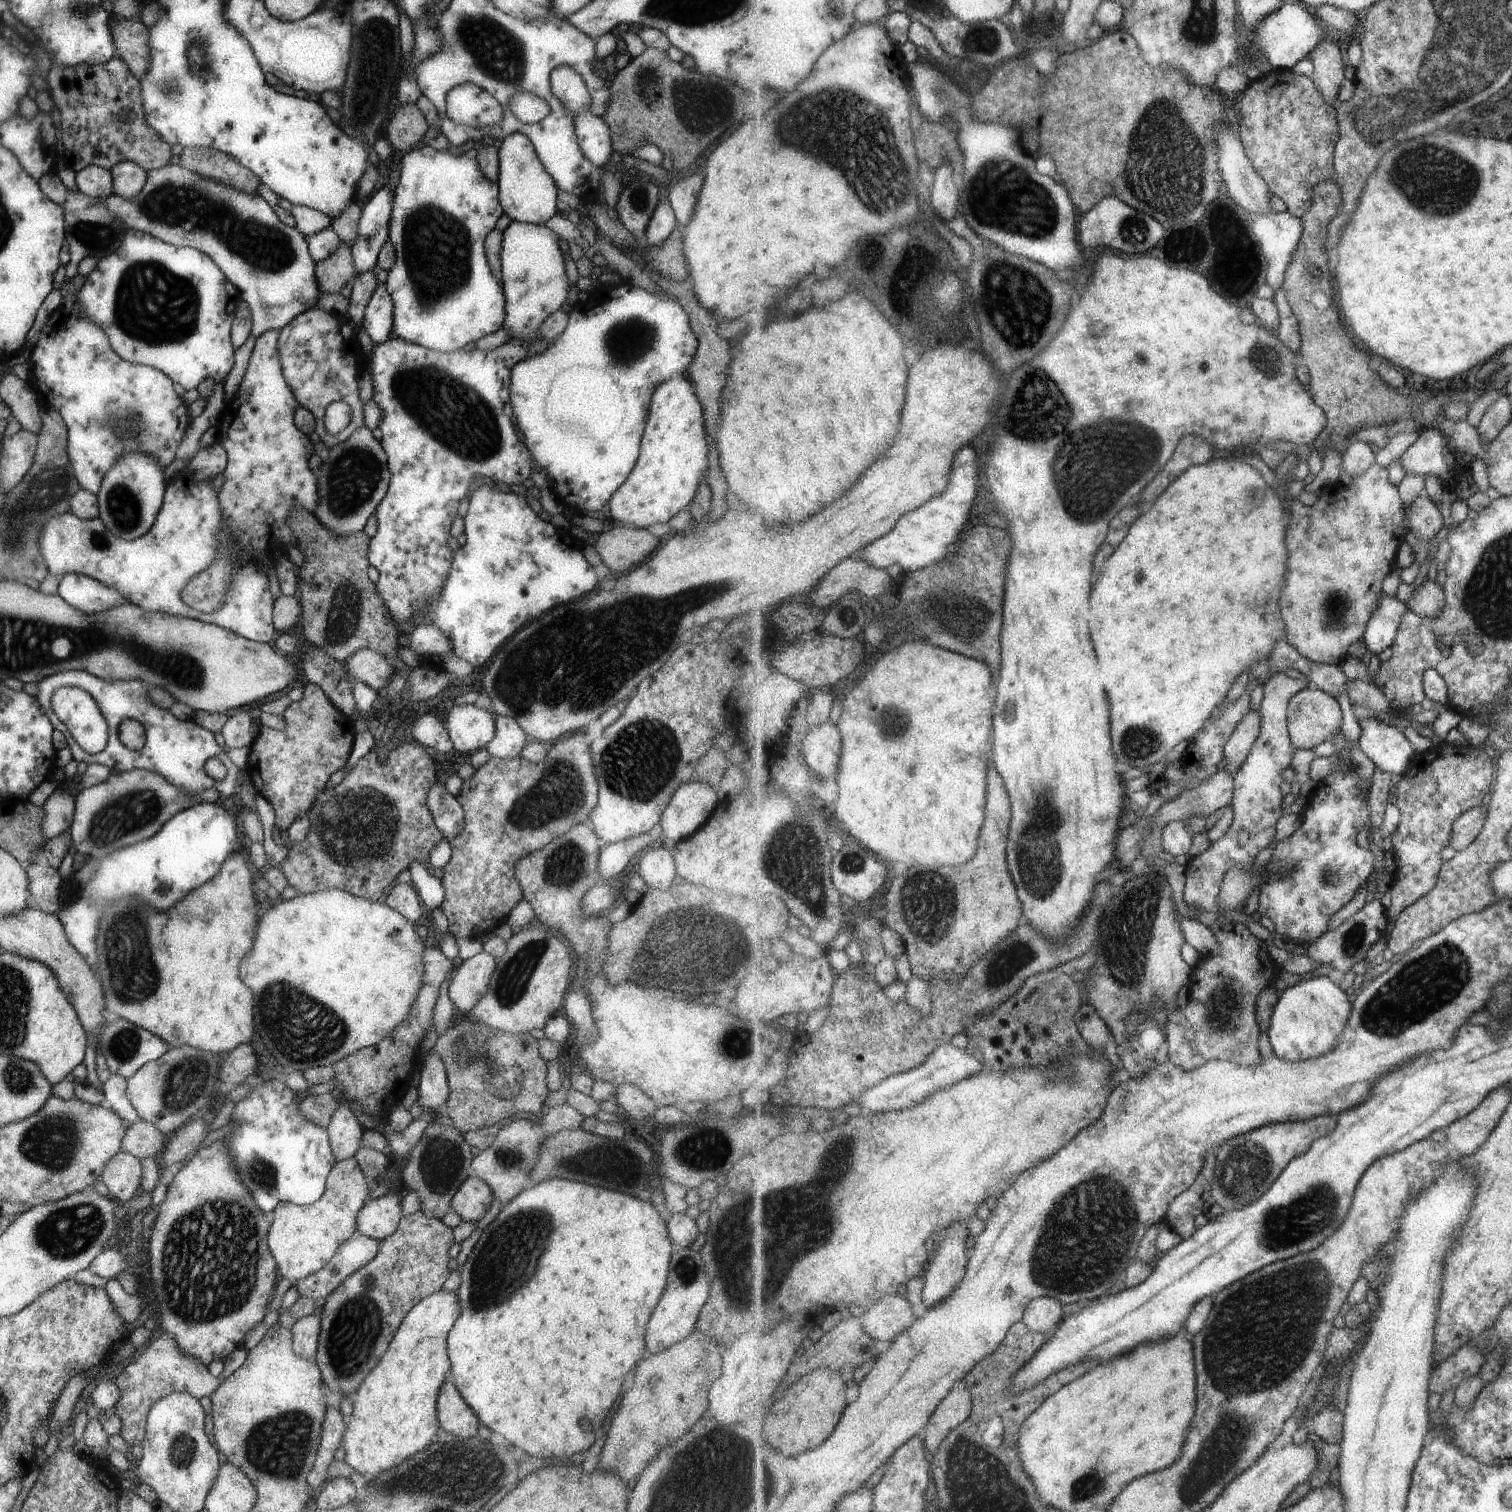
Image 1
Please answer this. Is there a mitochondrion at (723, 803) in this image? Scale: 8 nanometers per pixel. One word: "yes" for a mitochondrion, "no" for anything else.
no

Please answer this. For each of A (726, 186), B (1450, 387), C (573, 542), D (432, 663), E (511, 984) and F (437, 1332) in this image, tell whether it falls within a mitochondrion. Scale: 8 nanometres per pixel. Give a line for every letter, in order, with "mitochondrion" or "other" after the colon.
A: other
B: other
C: other
D: other
E: mitochondrion
F: other

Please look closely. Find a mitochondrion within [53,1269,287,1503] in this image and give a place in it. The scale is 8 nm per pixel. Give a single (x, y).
(184, 1448)

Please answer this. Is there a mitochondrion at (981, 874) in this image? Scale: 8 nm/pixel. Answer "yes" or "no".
no

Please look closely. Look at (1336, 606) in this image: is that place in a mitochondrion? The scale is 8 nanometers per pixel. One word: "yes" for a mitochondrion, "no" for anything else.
yes

